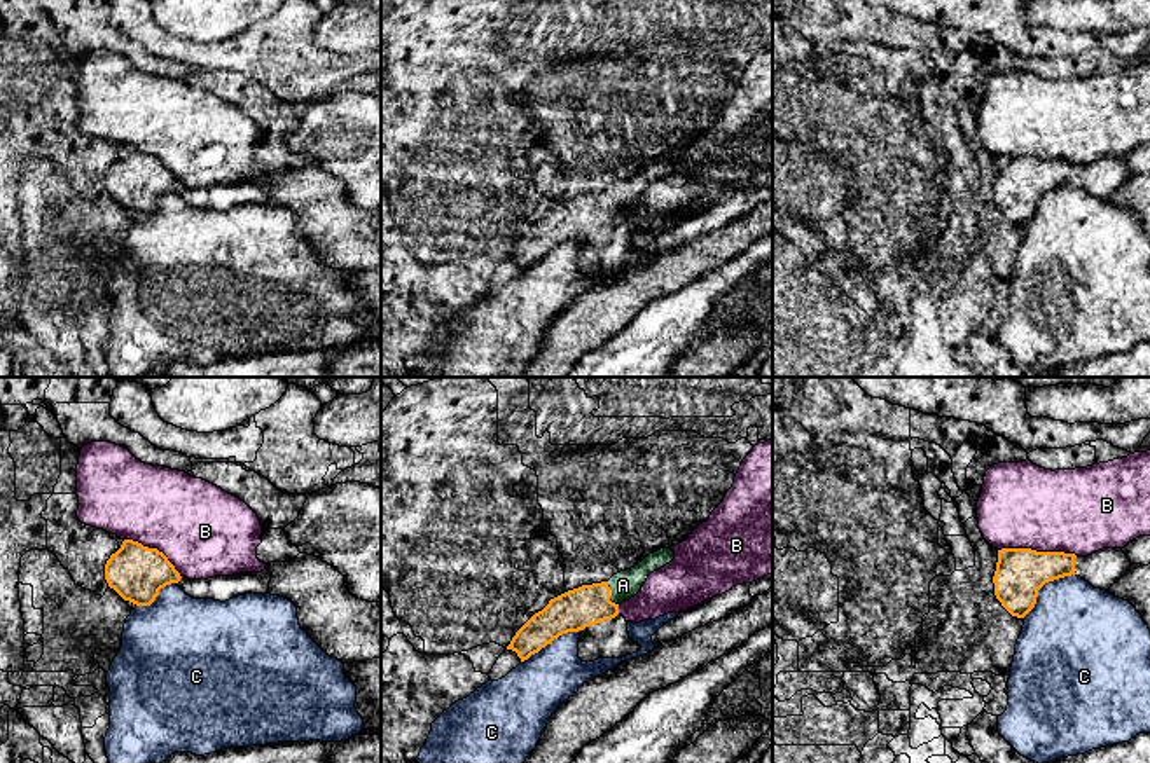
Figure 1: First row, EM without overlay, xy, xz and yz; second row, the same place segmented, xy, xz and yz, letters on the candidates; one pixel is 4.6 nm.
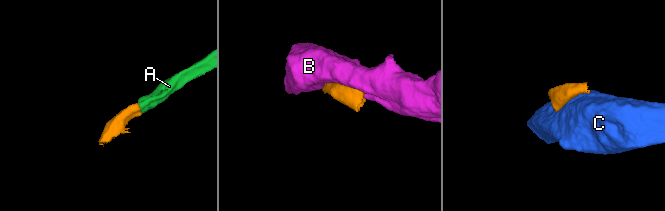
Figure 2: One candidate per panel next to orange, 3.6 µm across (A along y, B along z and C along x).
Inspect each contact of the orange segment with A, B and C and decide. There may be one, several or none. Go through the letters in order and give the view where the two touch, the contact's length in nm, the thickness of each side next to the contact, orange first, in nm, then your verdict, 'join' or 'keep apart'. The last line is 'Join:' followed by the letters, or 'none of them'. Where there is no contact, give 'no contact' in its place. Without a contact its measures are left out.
A: meets orange in xz; contact 130 nm long; 190 nm thick on the orange side, 130 nm on the other; join
B: meets orange in yz; contact 360 nm long; 220 nm thick on the orange side, 380 nm on the other; keep apart
C: meets orange in yz; contact 320 nm long; 220 nm thick on the orange side, 420 nm on the other; keep apart
Join: A

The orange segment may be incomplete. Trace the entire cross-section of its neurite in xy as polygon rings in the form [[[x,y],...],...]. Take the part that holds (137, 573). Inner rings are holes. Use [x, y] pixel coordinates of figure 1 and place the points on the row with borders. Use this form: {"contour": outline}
{"contour": [[[124,540],[105,564],[105,580],[124,601],[150,606],[159,590],[178,583],[180,573],[157,548]]]}

